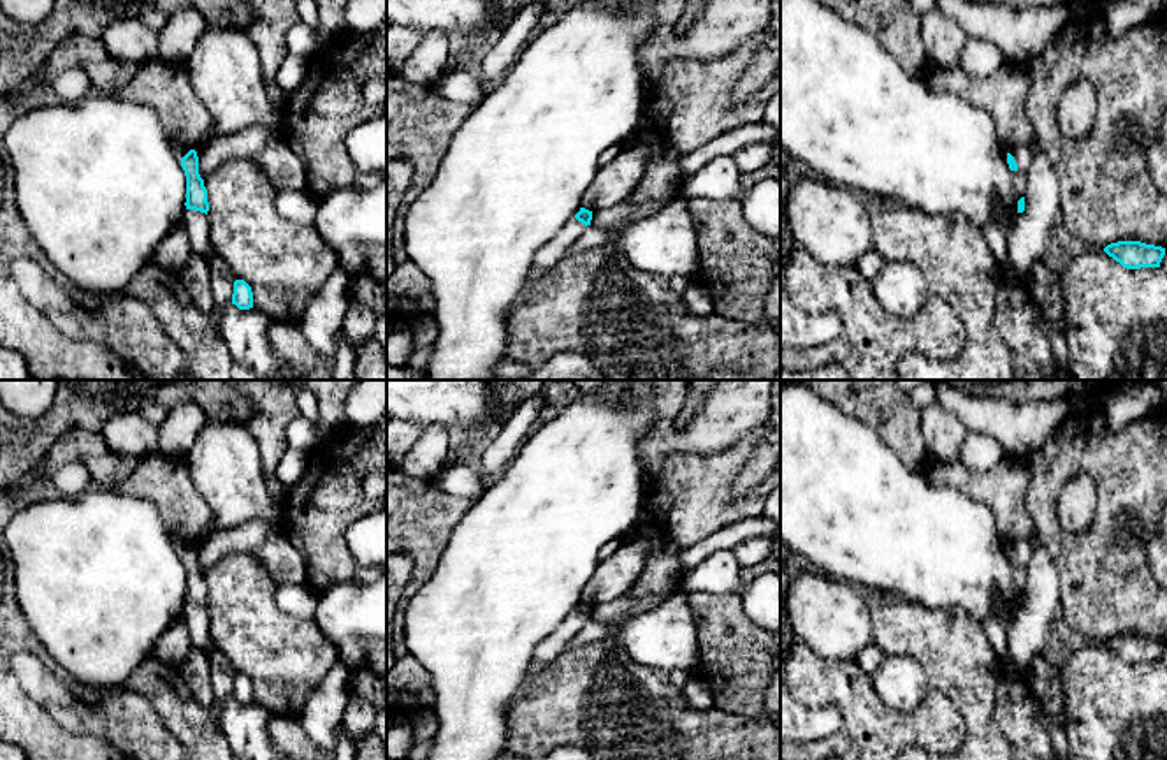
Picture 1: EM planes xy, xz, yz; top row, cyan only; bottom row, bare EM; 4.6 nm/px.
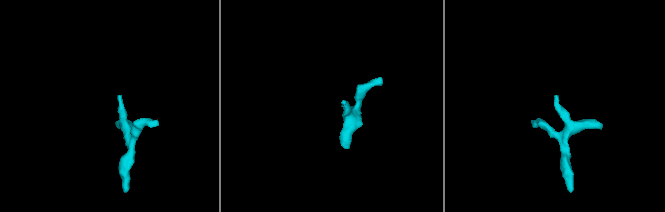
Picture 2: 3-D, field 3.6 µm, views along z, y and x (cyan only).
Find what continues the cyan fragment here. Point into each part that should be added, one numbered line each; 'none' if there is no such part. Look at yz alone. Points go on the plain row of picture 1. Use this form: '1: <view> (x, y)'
1: yz (1023, 548)

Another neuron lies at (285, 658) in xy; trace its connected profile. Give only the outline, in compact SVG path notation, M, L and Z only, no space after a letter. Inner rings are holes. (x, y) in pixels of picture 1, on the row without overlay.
M232 552L216 561L204 574L207 584L207 614L211 619L211 640L236 674L244 674L253 686L253 700L271 714L297 714L308 695L322 684L334 665L339 663L336 647L322 635L315 619L292 618L274 602L276 582L265 568L248 552Z

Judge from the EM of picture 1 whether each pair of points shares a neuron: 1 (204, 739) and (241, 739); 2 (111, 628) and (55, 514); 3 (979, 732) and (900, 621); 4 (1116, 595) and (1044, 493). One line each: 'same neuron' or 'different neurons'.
1: different neurons
2: same neuron
3: same neuron
4: same neuron

